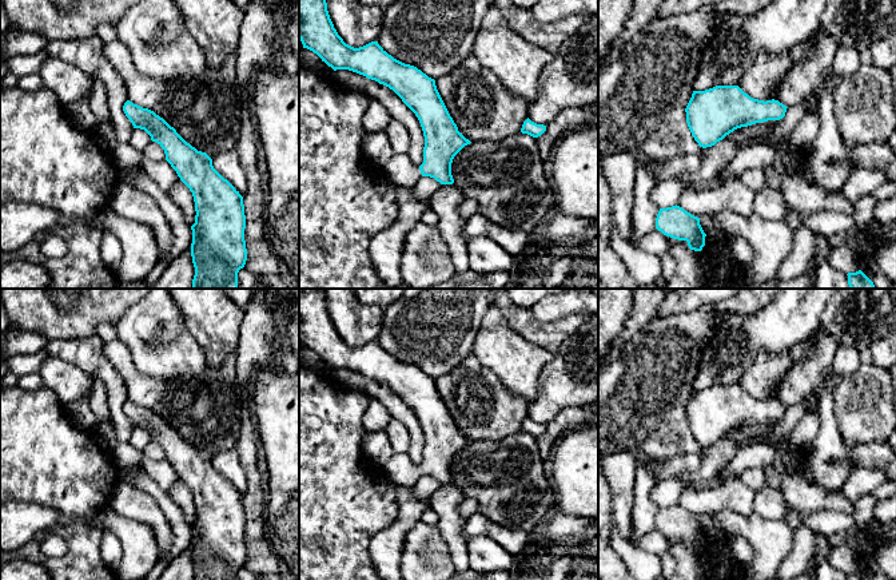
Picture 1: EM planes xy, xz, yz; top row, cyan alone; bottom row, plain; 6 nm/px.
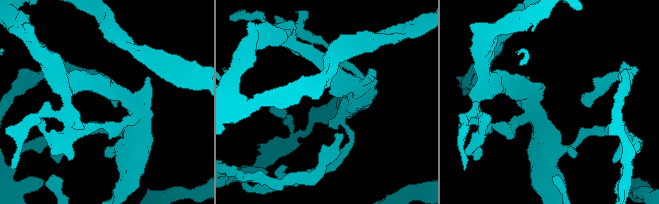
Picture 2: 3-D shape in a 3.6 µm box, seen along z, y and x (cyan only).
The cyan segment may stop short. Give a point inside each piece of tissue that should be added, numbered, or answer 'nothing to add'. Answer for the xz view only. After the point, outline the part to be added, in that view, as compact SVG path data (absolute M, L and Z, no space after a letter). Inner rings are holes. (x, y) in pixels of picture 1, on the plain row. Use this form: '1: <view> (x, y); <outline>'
1: xz (399, 469); M394 453L382 466L382 473L397 486L409 489L413 489L422 477L419 466L410 460L407 453Z

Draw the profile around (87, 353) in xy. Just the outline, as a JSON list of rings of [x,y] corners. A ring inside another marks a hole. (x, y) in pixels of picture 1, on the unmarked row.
[[[92,335],[83,339],[49,339],[43,350],[48,355],[80,368],[91,378],[103,381],[116,441],[124,444],[130,442],[134,429],[123,410],[128,392],[123,378],[104,355],[103,346],[104,342],[97,335]]]

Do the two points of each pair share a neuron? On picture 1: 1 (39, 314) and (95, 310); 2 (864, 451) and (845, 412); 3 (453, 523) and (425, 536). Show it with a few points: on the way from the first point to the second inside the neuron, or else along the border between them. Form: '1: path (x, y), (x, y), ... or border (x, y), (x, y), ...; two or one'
1: path (52, 314), (67, 316), (72, 310), (82, 310); one
2: border (845, 441), (849, 444), (877, 443); two
3: border (437, 525), (448, 544), (450, 559); two

